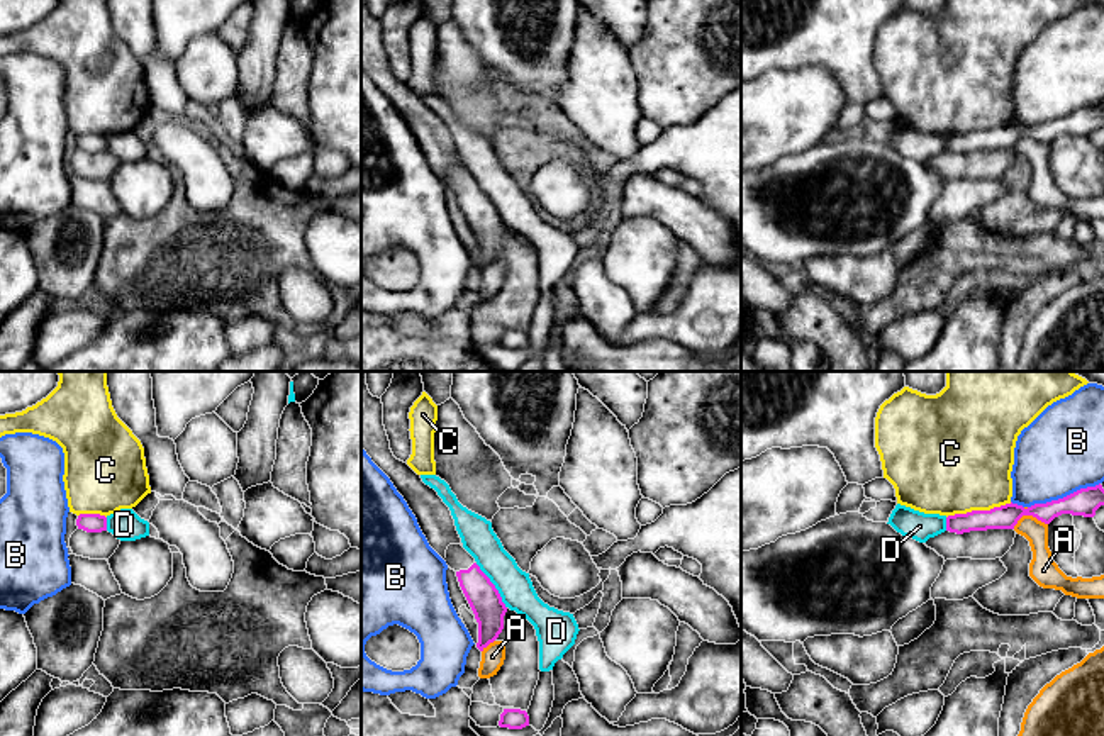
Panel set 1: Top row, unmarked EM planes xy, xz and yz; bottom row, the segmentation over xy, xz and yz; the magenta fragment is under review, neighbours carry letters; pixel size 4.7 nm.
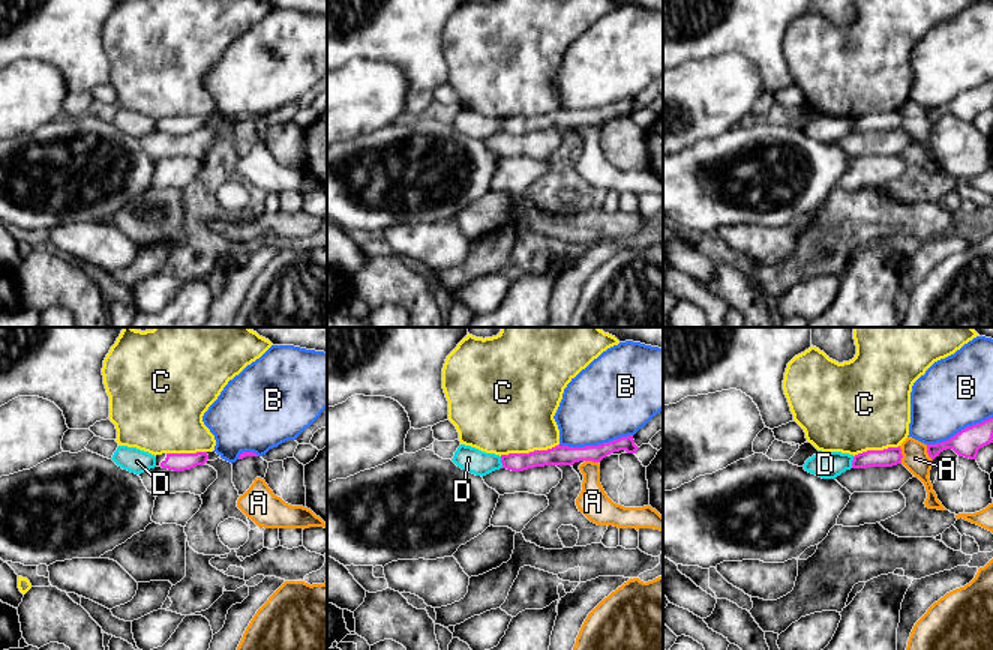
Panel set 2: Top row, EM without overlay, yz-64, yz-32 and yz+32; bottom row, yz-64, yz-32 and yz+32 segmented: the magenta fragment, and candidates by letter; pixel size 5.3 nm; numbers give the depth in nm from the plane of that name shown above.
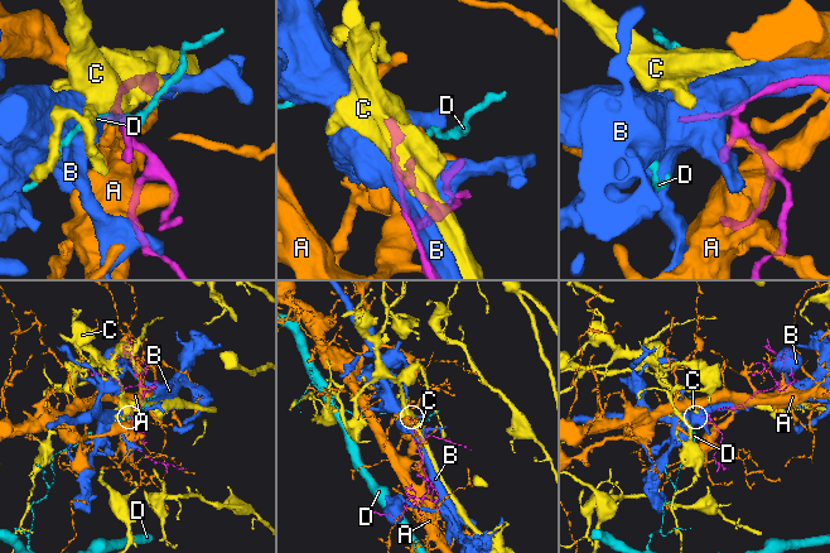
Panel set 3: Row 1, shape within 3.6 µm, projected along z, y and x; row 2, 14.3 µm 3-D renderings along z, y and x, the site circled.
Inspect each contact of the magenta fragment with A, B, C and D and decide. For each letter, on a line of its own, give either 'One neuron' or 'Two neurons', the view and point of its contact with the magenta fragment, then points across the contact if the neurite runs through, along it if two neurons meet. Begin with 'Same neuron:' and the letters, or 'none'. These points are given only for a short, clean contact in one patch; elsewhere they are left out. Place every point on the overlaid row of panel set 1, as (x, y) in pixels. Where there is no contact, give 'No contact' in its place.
Same neuron: none
A: Two neurons. Touches magenta at yz (1028, 514)
B: Two neurons. Touches magenta at yz (1064, 497)
C: Two neurons. Touches magenta at yz (979, 511). Boundary: yz (1011, 502), (986, 511), (955, 512), (947, 518)
D: Two neurons. Touches magenta at xz (494, 585). Boundary: xz (475, 563), (494, 585), (506, 607)

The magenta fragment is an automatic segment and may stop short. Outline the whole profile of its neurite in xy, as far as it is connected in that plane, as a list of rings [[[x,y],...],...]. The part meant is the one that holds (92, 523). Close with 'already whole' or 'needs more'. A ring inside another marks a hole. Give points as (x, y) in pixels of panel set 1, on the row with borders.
[[[80,514],[76,526],[86,532],[102,532],[107,531],[107,517],[100,514]]]; already whole

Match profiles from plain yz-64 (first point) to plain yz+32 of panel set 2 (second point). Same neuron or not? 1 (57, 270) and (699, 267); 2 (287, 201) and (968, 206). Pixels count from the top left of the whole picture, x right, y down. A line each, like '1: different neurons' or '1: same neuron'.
1: different neurons
2: same neuron

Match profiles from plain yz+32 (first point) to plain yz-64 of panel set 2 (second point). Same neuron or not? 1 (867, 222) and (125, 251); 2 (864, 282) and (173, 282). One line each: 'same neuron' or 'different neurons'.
1: different neurons
2: different neurons

